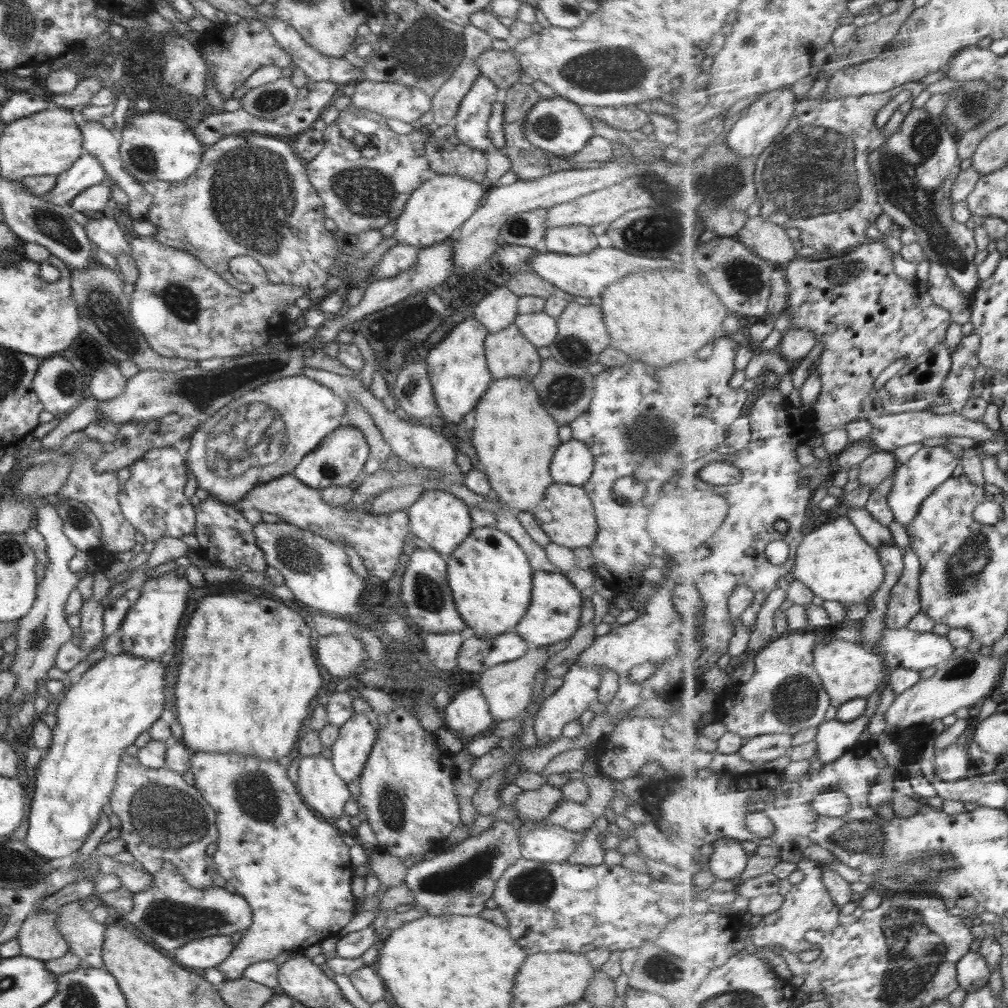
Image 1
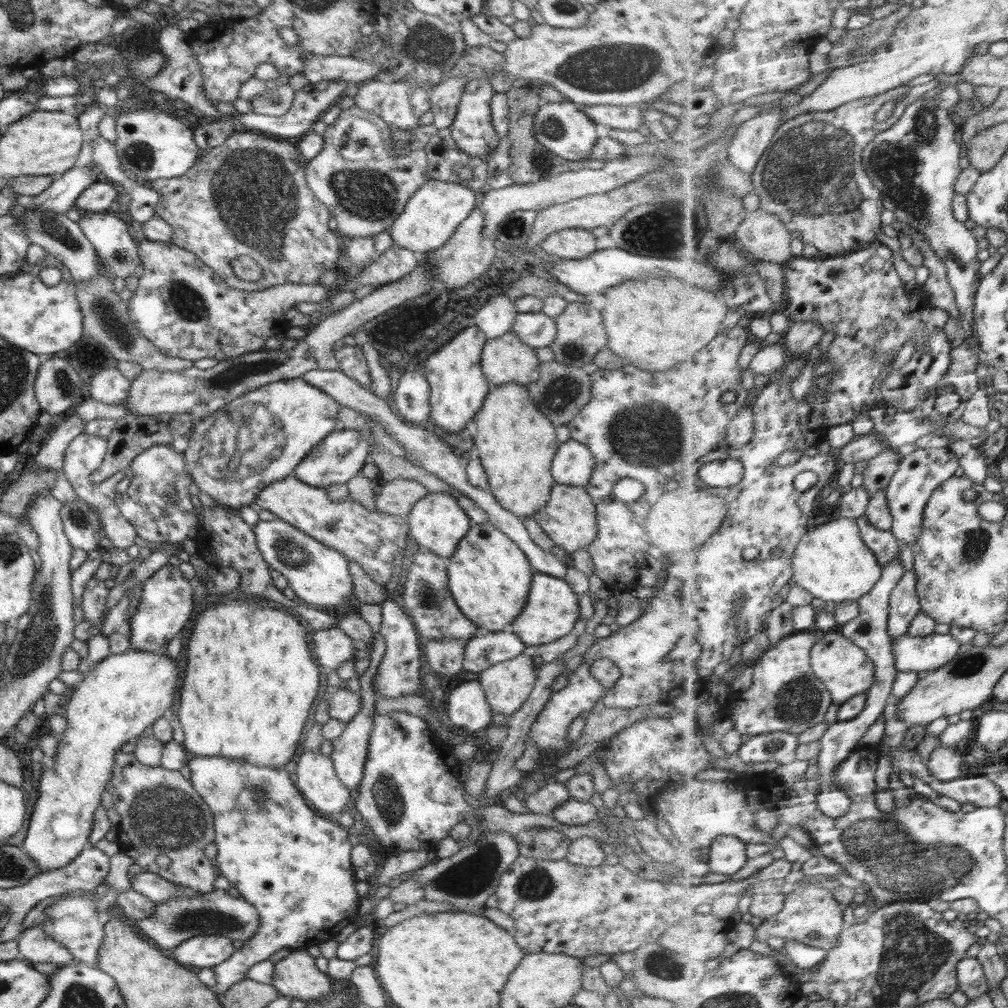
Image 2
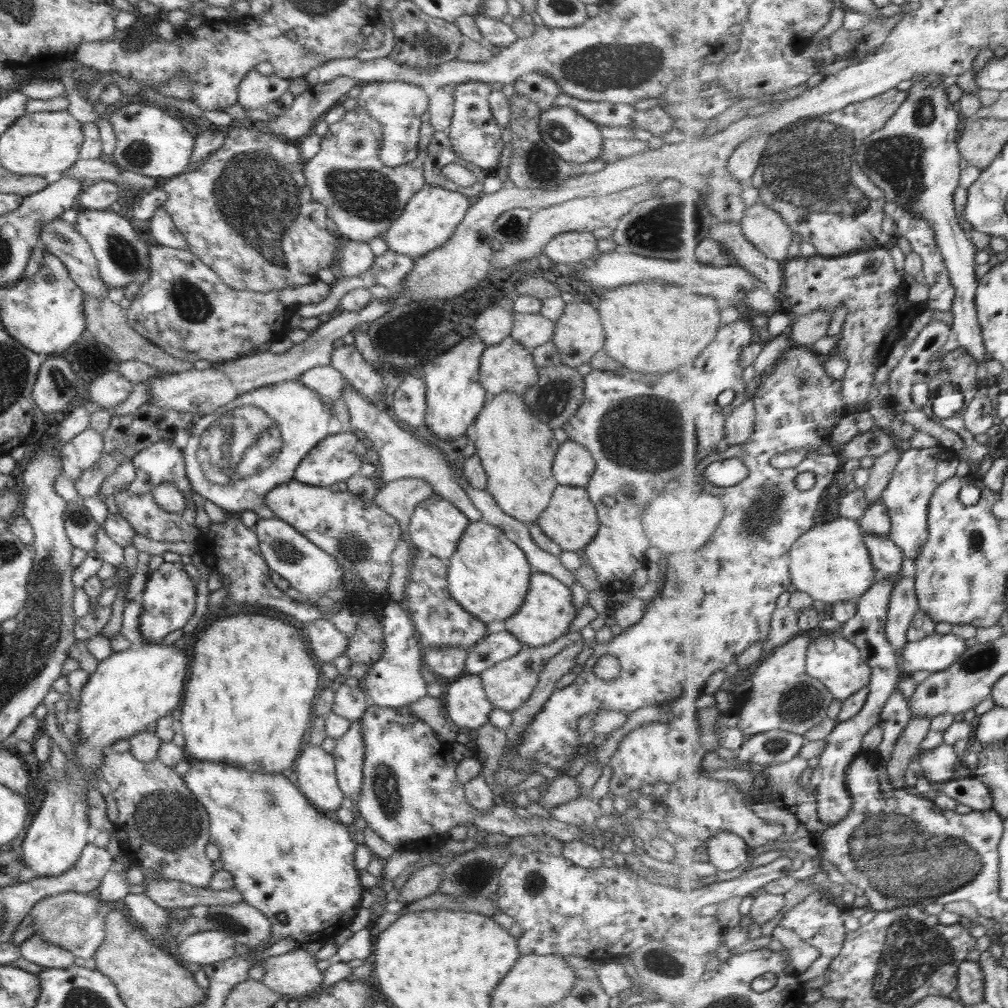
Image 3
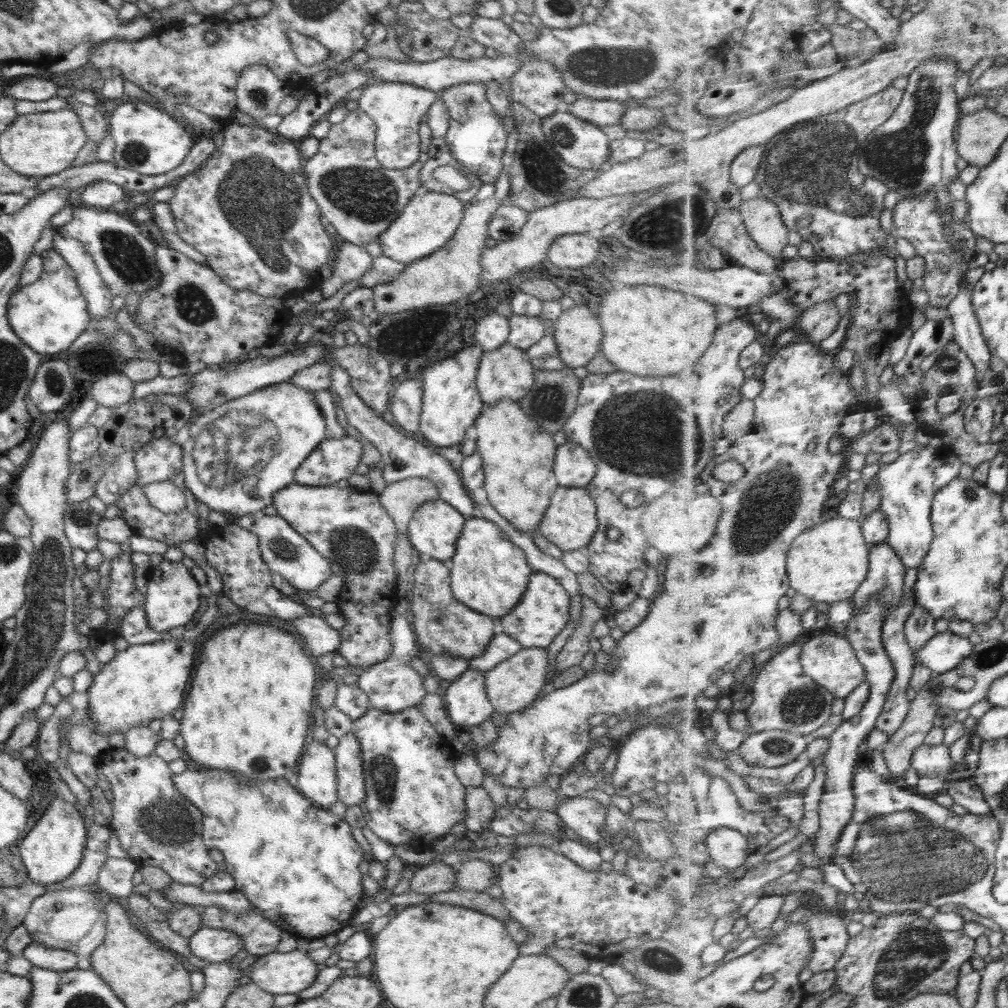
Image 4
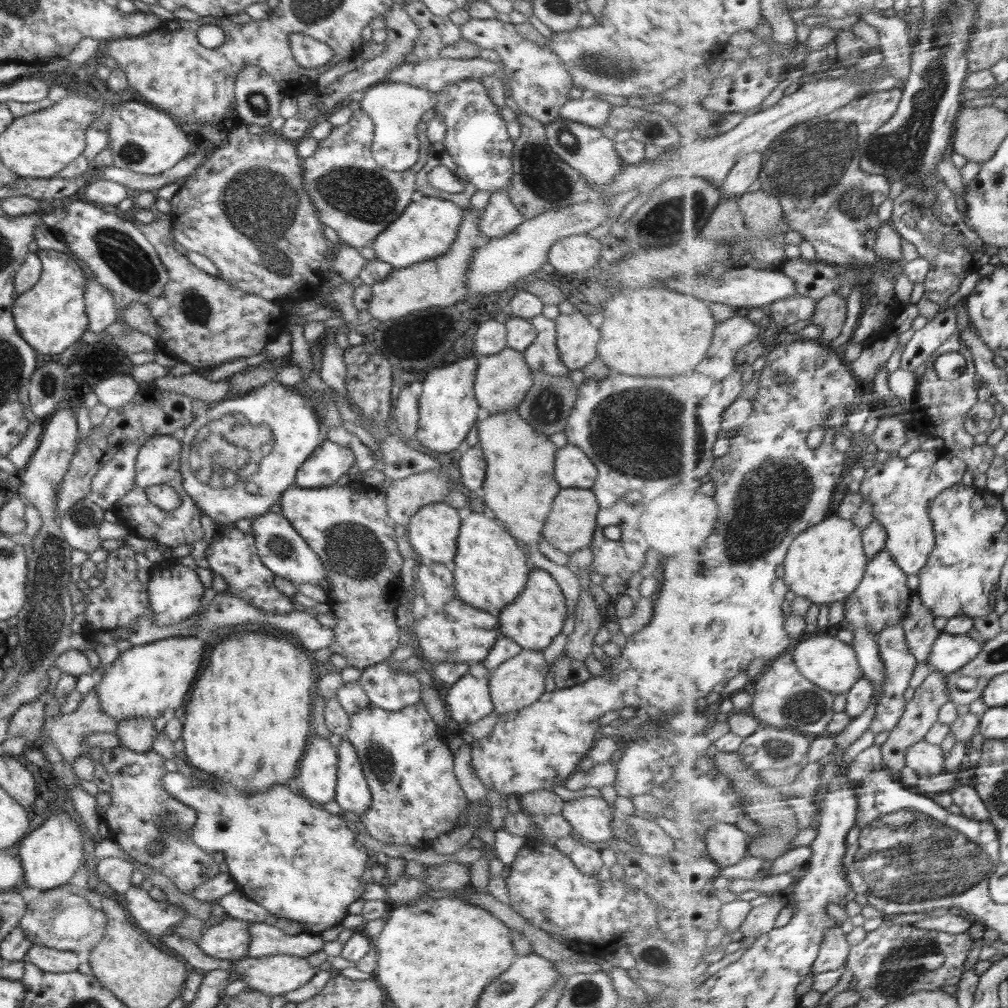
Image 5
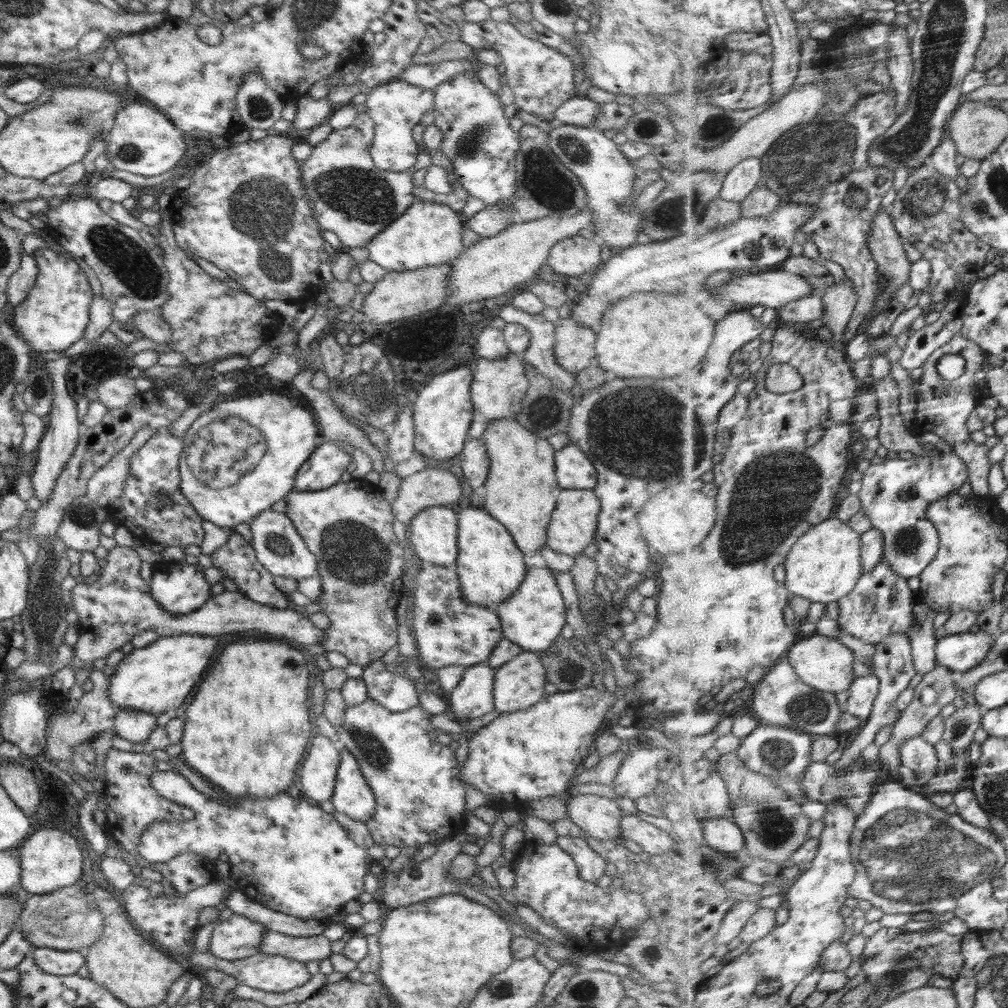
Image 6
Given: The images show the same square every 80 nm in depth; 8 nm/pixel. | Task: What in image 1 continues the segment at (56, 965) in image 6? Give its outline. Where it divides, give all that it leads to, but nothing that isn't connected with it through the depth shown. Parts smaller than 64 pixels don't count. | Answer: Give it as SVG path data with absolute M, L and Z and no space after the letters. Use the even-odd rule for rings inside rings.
M32 911L21 924L16 937L21 954L40 962L62 958L69 949L66 939L57 929L56 913Z

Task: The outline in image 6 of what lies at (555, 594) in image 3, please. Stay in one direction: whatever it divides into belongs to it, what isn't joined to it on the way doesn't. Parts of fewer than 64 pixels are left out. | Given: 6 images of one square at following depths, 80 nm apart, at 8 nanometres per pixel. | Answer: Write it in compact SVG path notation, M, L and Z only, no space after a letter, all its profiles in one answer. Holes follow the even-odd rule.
M528 568L521 587L498 605L497 614L503 637L533 653L550 648L567 625L563 596L548 568Z

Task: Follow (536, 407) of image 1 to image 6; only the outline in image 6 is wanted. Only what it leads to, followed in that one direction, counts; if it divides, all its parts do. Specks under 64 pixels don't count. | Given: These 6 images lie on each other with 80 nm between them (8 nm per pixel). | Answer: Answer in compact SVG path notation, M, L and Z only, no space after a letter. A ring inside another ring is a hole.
M513 418L488 421L481 439L486 445L490 464L488 480L481 489L482 503L480 507L506 528L523 555L532 556L546 547L547 527L550 524L552 512L556 510L558 495L563 490L555 475L555 450L548 443L548 439L531 433Z

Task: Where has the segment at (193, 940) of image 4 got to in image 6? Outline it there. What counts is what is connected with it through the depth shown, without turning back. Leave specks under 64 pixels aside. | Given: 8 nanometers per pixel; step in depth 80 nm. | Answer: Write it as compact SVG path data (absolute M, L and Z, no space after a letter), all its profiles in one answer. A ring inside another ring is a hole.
M234 914L216 923L209 952L222 960L242 960L259 952L259 946L265 933L263 924L245 916Z

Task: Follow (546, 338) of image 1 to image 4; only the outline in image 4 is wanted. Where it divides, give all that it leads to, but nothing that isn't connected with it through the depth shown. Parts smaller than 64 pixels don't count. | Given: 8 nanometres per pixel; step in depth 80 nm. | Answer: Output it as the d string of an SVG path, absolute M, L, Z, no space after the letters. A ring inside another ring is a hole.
M514 313L508 320L510 332L507 342L523 351L546 336L545 324L539 316L522 316Z

